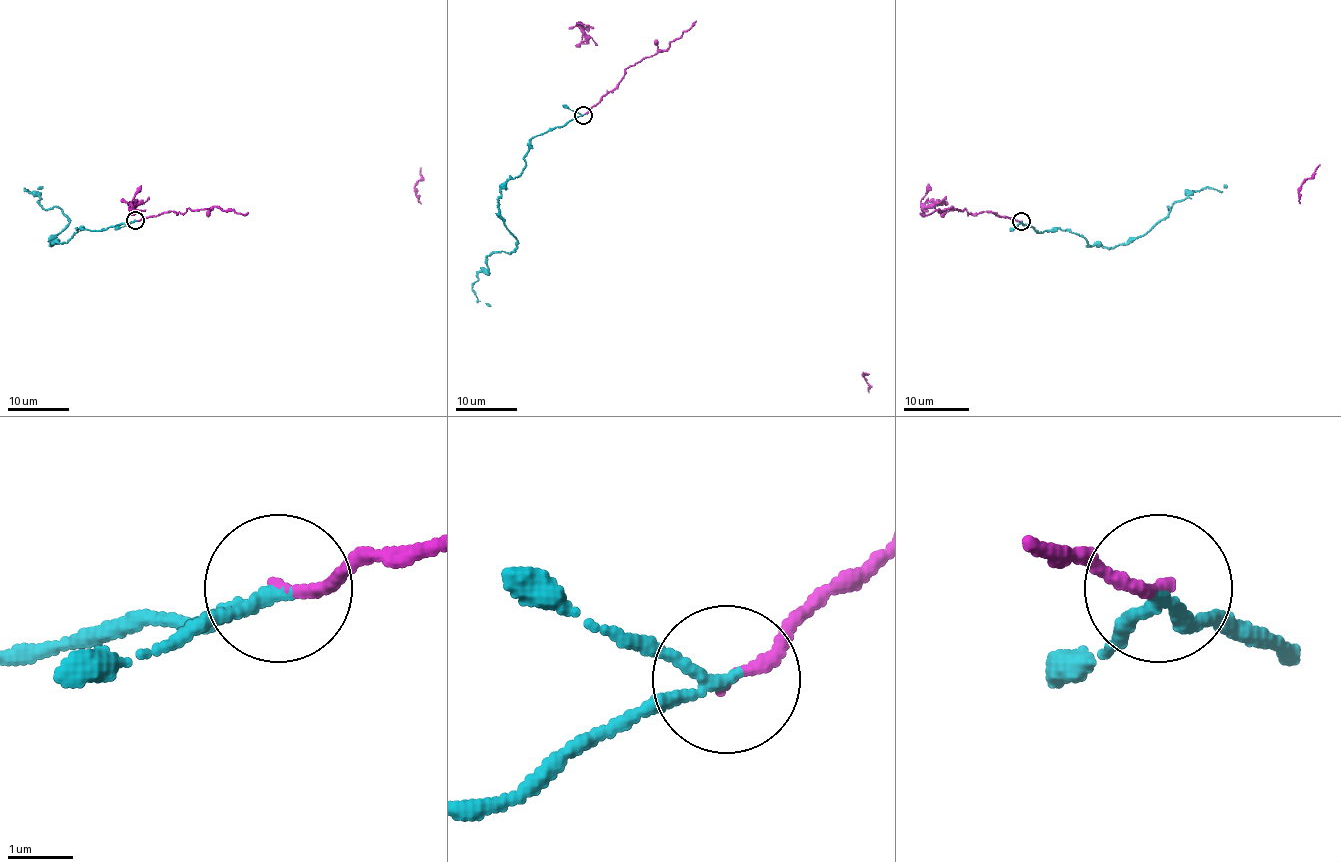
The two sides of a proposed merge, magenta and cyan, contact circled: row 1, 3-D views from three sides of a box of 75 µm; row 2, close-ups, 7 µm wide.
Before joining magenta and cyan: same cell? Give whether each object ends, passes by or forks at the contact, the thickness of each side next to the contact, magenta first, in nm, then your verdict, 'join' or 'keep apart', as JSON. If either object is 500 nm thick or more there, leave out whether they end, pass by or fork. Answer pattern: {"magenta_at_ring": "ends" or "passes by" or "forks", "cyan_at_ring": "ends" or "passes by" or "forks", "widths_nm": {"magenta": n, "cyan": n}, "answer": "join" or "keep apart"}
{"magenta_at_ring": "ends", "cyan_at_ring": "passes by", "widths_nm": {"magenta": 180, "cyan": 180}, "answer": "join"}

